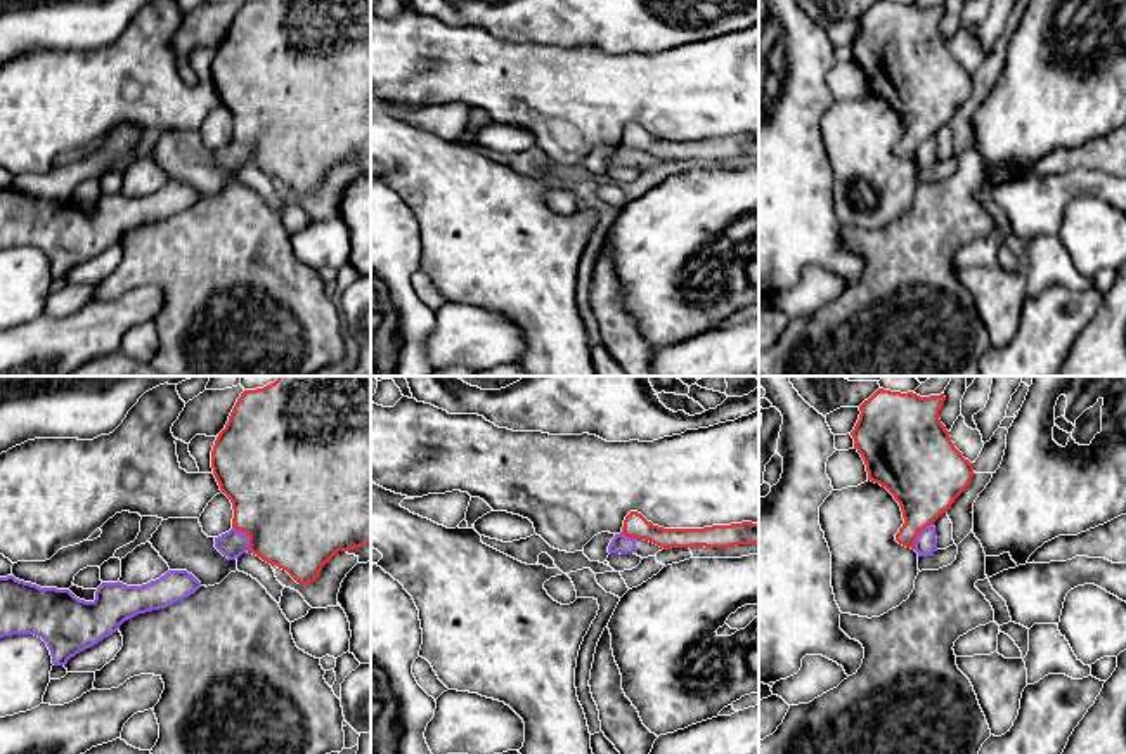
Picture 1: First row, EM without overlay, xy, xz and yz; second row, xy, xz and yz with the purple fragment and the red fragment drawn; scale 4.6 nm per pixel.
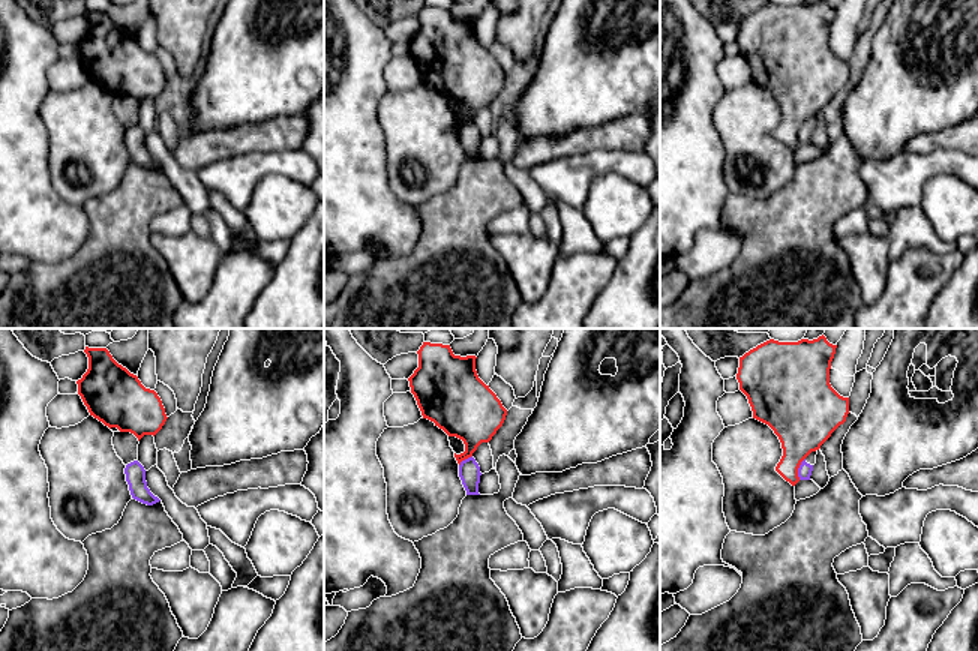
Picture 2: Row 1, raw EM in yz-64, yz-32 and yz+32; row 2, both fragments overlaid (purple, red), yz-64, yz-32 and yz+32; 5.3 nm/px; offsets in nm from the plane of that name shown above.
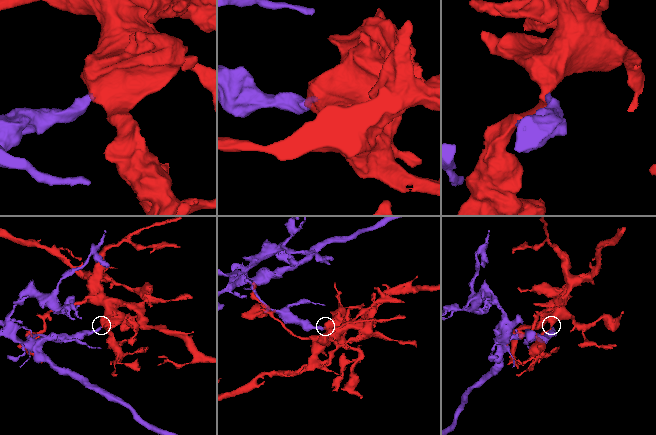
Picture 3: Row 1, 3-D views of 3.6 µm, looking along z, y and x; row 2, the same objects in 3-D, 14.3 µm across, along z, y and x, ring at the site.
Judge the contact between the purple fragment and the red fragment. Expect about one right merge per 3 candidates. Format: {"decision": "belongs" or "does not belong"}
{"decision": "does not belong"}

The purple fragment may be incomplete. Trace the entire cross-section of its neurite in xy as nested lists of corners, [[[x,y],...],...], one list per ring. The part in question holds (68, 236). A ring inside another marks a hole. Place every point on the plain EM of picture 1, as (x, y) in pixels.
[[[168,182],[142,198],[102,194],[95,211],[85,213],[69,201],[0,189],[0,250],[35,246],[47,255],[52,276],[66,279],[71,269],[116,244],[125,232],[166,220],[199,199],[187,182]]]

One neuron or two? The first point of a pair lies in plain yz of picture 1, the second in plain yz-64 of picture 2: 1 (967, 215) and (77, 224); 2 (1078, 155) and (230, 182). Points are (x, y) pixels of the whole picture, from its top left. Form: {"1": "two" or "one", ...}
{"1": "two", "2": "two"}

